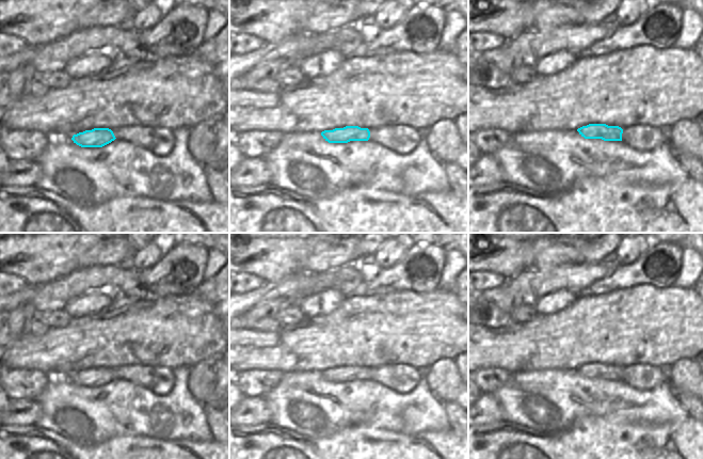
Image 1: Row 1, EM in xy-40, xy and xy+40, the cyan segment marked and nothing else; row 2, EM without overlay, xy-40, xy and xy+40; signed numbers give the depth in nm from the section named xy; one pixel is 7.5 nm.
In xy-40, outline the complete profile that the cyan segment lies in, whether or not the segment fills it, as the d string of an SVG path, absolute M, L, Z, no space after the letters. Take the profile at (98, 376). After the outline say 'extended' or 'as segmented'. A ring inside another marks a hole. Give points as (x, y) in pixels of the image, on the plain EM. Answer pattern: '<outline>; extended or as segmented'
M94 367L74 374L71 379L81 386L102 386L116 377L109 367Z; as segmented

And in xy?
M346 365L333 369L324 369L321 375L329 382L348 382L350 380L368 380L370 370L358 365Z; as segmented

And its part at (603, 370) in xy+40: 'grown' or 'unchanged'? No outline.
unchanged

